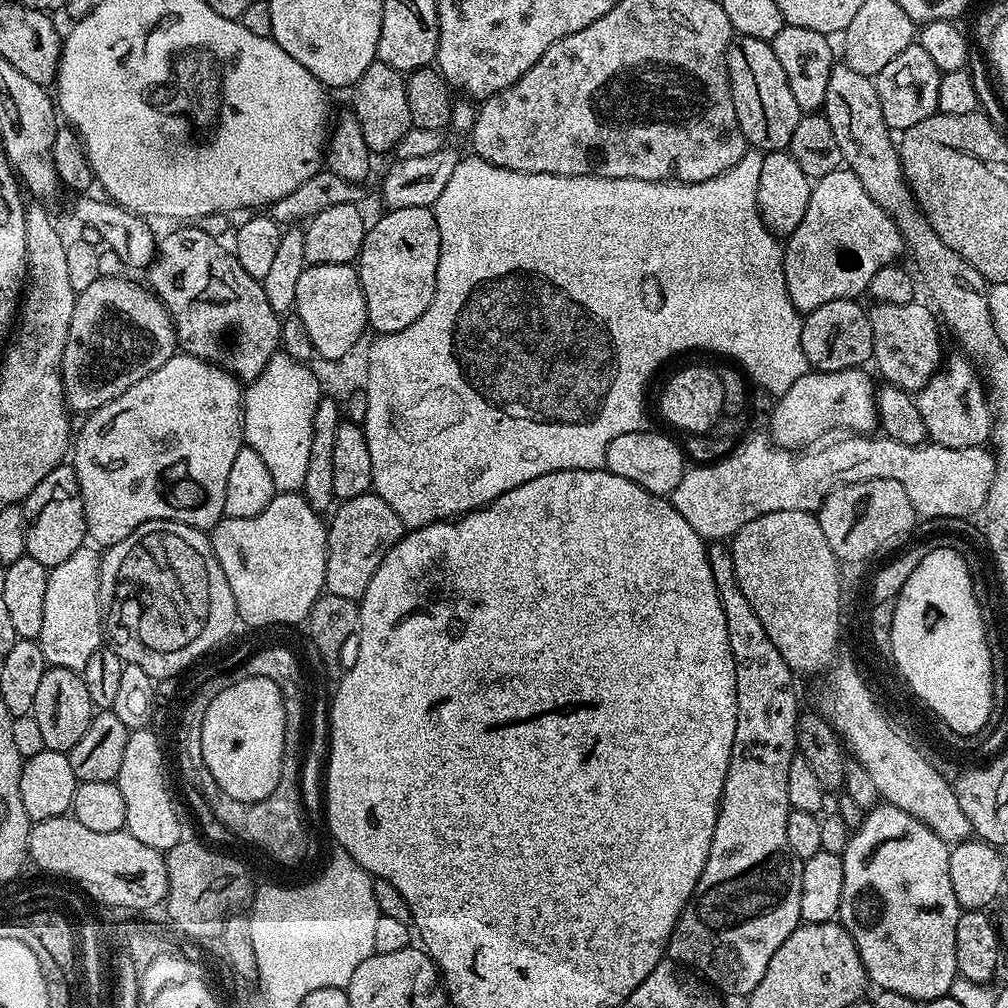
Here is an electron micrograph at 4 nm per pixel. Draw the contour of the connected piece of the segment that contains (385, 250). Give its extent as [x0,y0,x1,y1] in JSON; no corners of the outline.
[358,208,440,334]

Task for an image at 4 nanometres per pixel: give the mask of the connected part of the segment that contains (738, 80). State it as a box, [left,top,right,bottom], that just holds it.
[726,35,801,152]

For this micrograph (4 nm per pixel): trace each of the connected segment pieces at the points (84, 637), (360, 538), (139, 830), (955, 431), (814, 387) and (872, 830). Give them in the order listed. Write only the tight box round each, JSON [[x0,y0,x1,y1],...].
[[38,546,101,673],[324,490,406,602],[114,727,186,854],[915,354,994,449],[770,367,878,450],[838,802,962,1002]]

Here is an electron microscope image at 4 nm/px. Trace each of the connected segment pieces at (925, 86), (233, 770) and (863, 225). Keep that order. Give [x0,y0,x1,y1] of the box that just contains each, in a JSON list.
[[876,42,941,130],[201,676,284,802],[784,168,905,314]]

